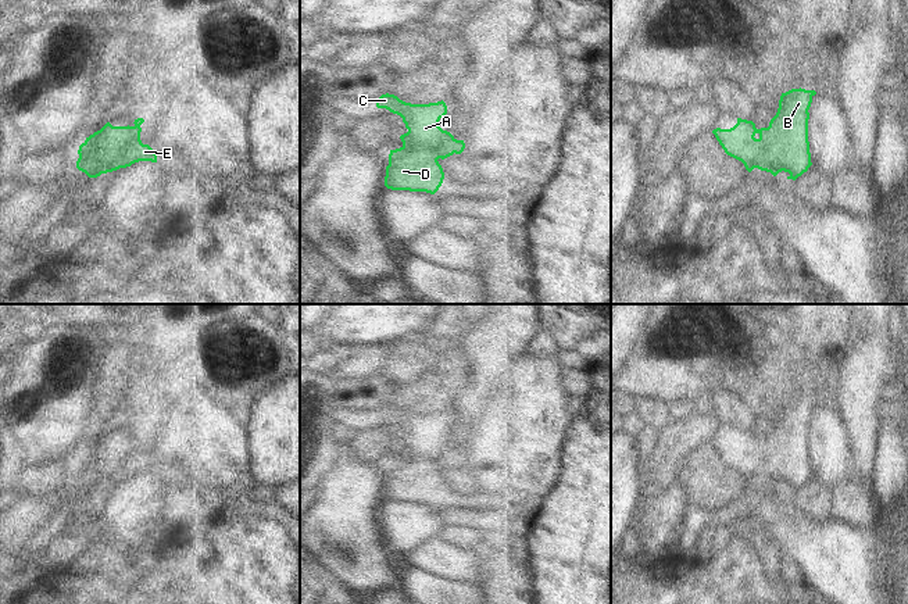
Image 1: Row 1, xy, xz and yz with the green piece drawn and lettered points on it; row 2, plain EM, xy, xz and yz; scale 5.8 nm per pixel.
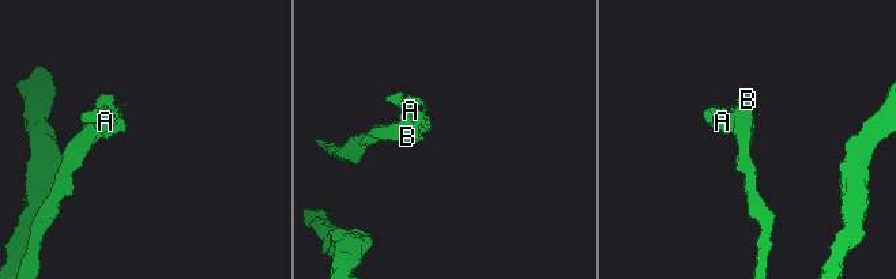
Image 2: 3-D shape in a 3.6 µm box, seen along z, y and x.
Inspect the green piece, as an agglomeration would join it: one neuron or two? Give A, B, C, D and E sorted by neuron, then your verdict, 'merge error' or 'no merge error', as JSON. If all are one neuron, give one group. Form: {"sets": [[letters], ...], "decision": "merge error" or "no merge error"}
{"sets": [["A", "B", "C", "D", "E"]], "decision": "no merge error"}

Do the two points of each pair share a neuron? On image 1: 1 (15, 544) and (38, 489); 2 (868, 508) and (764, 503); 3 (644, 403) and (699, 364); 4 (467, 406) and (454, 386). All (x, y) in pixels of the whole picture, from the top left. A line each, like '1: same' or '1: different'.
1: same
2: different
3: different
4: different

